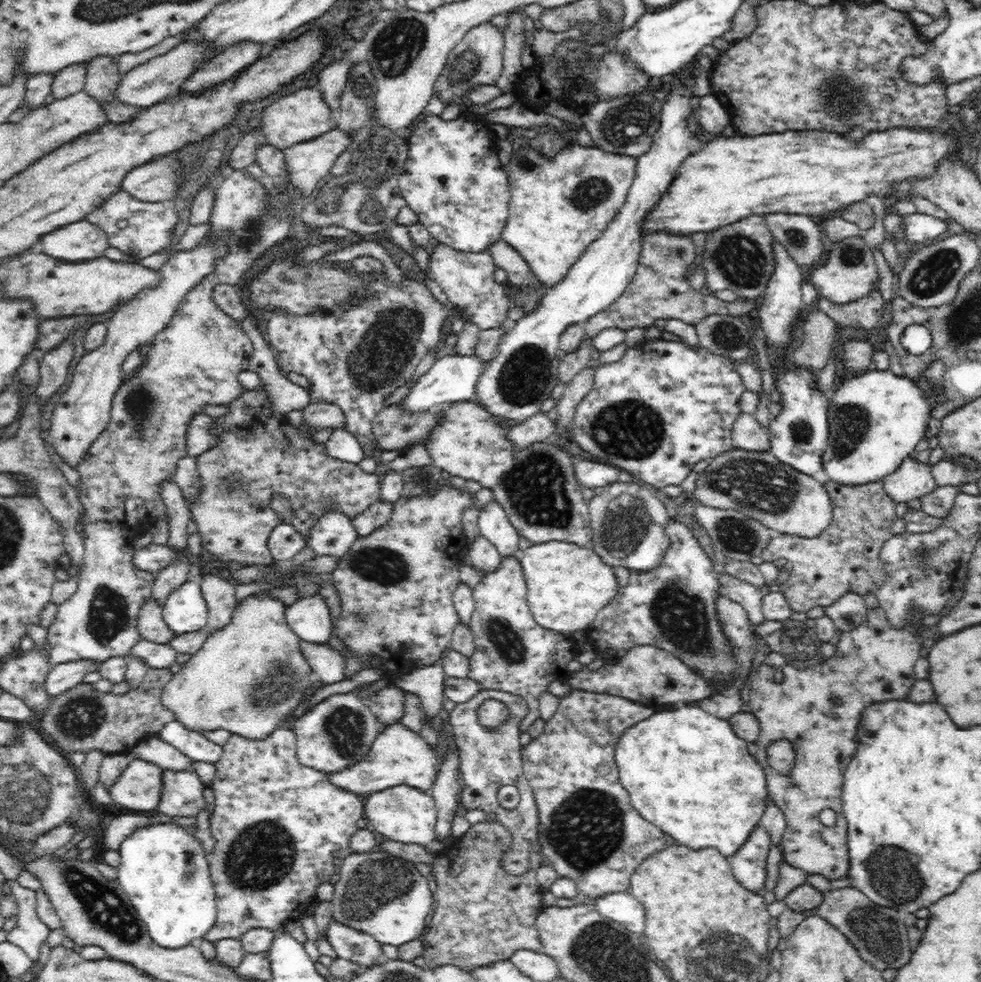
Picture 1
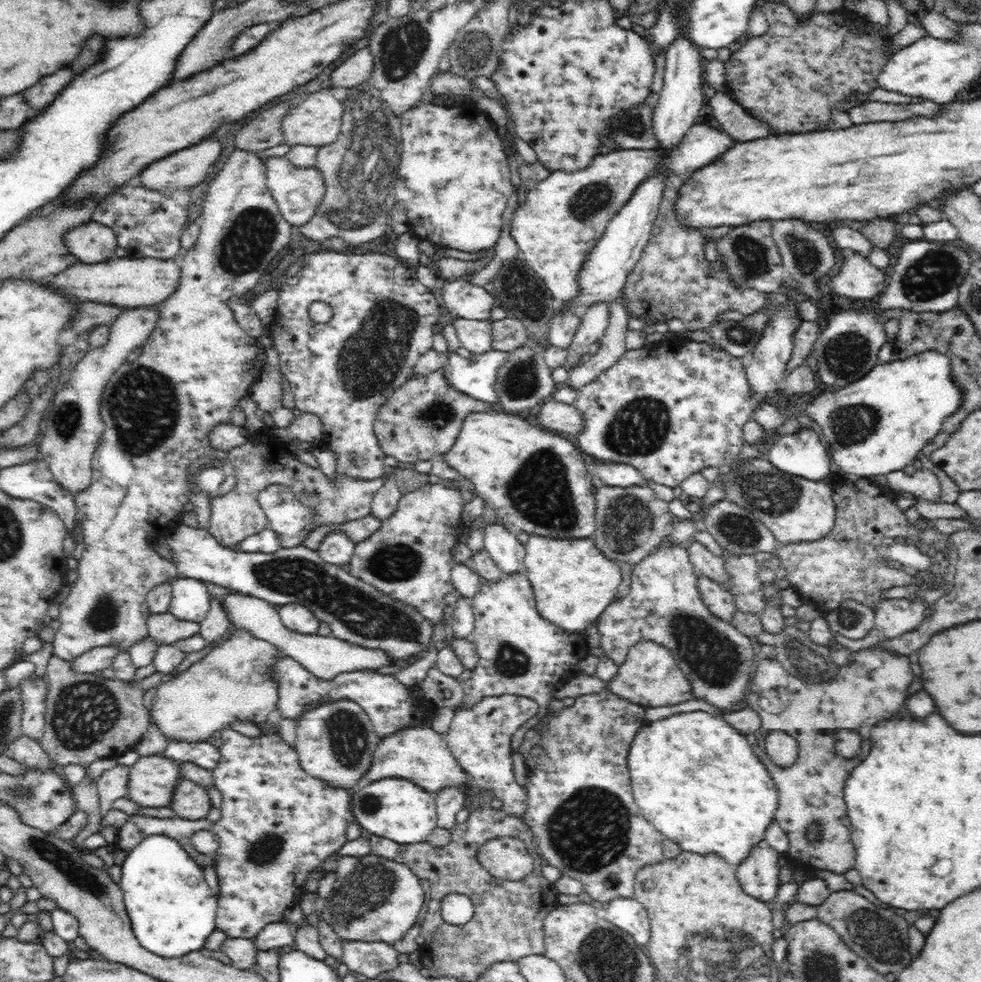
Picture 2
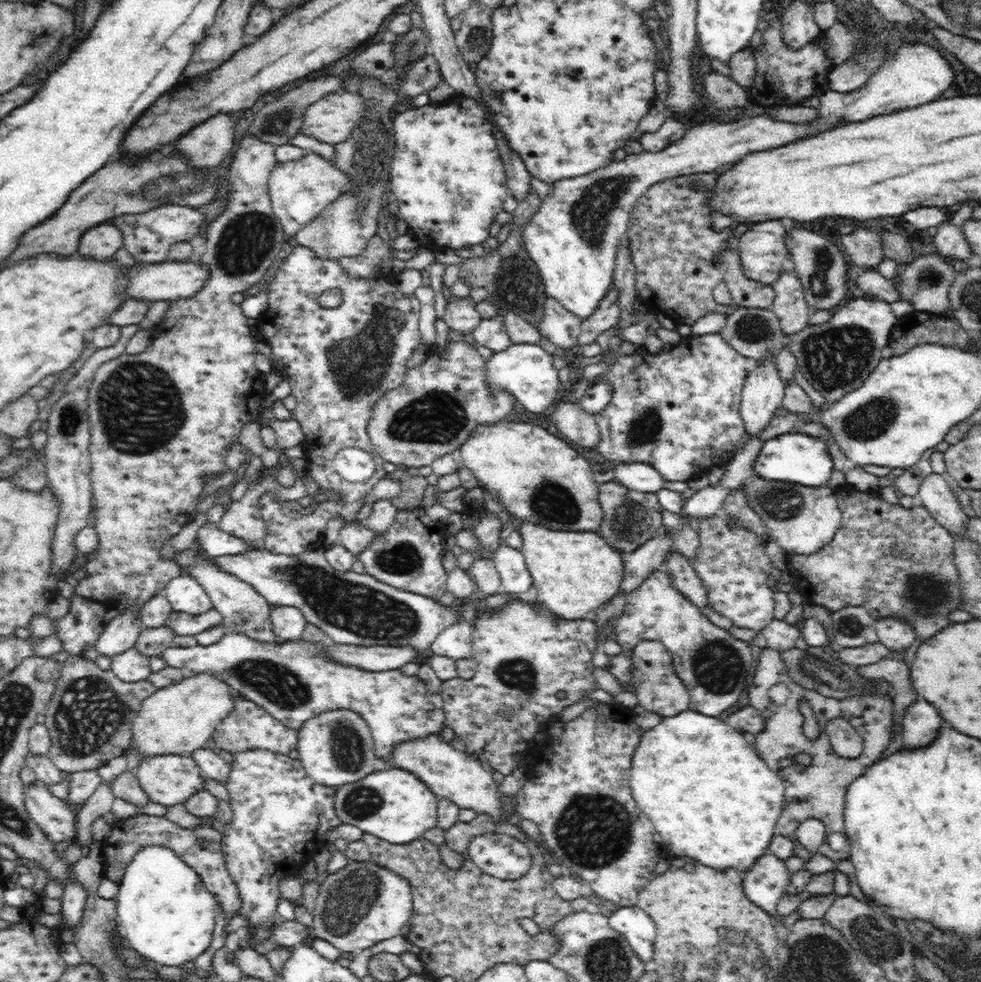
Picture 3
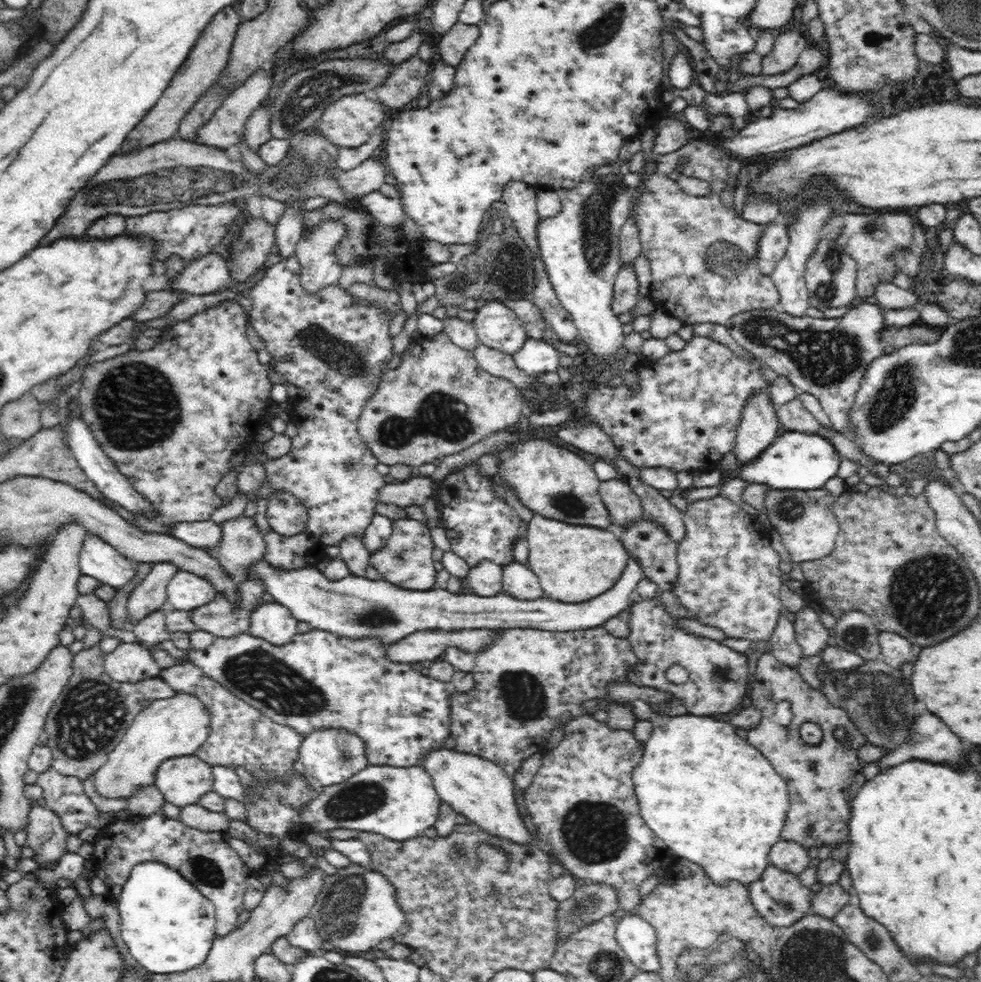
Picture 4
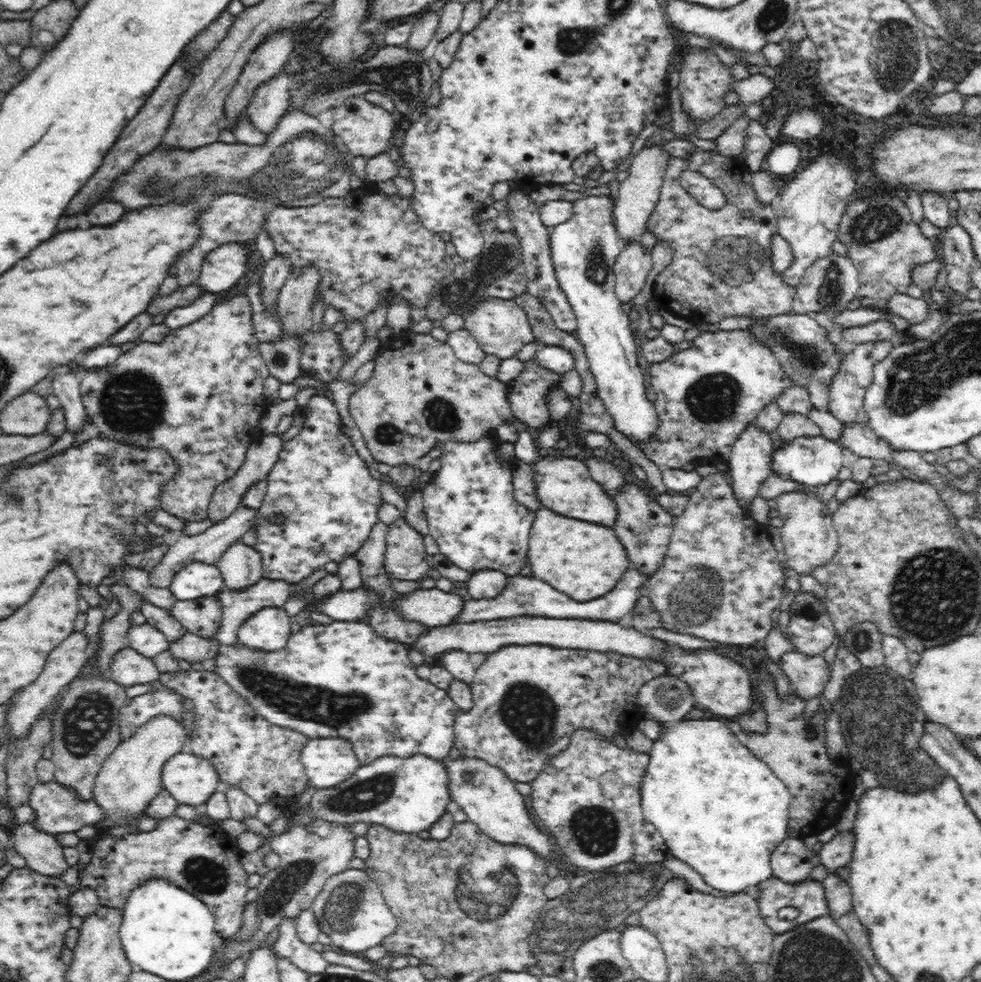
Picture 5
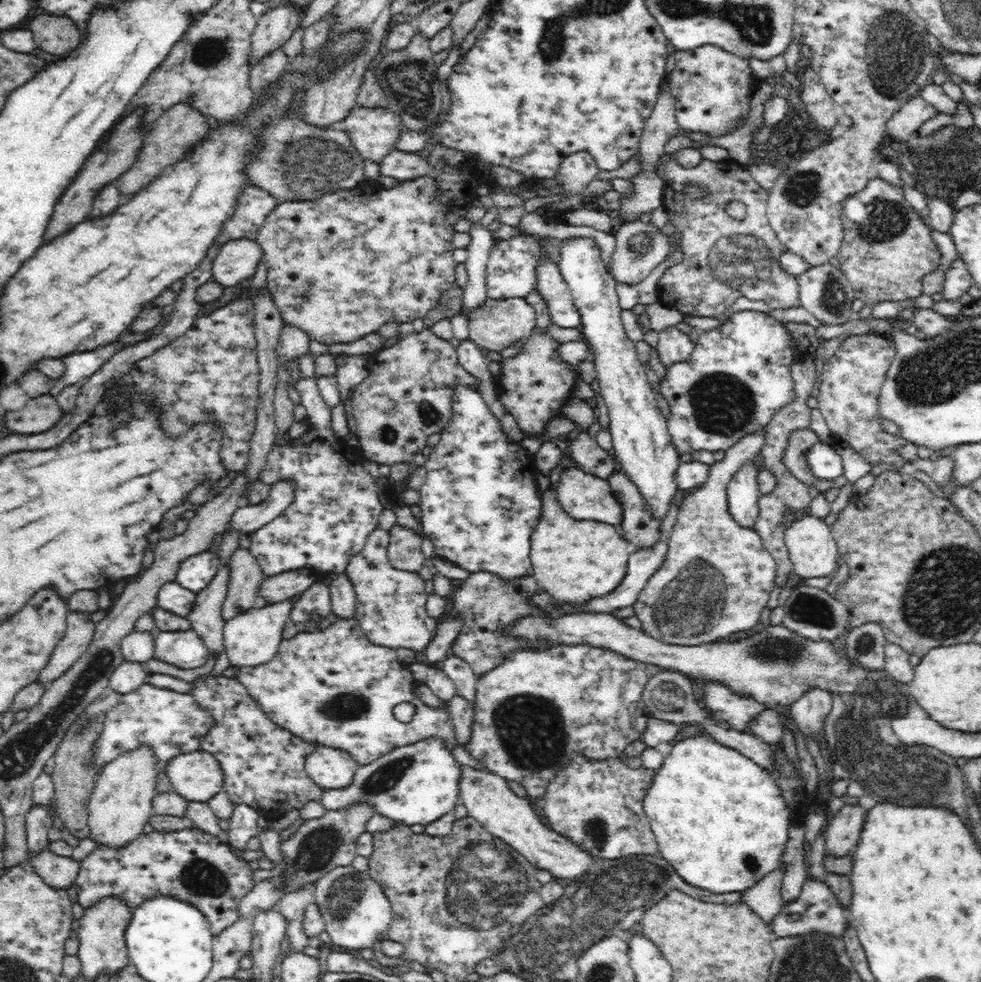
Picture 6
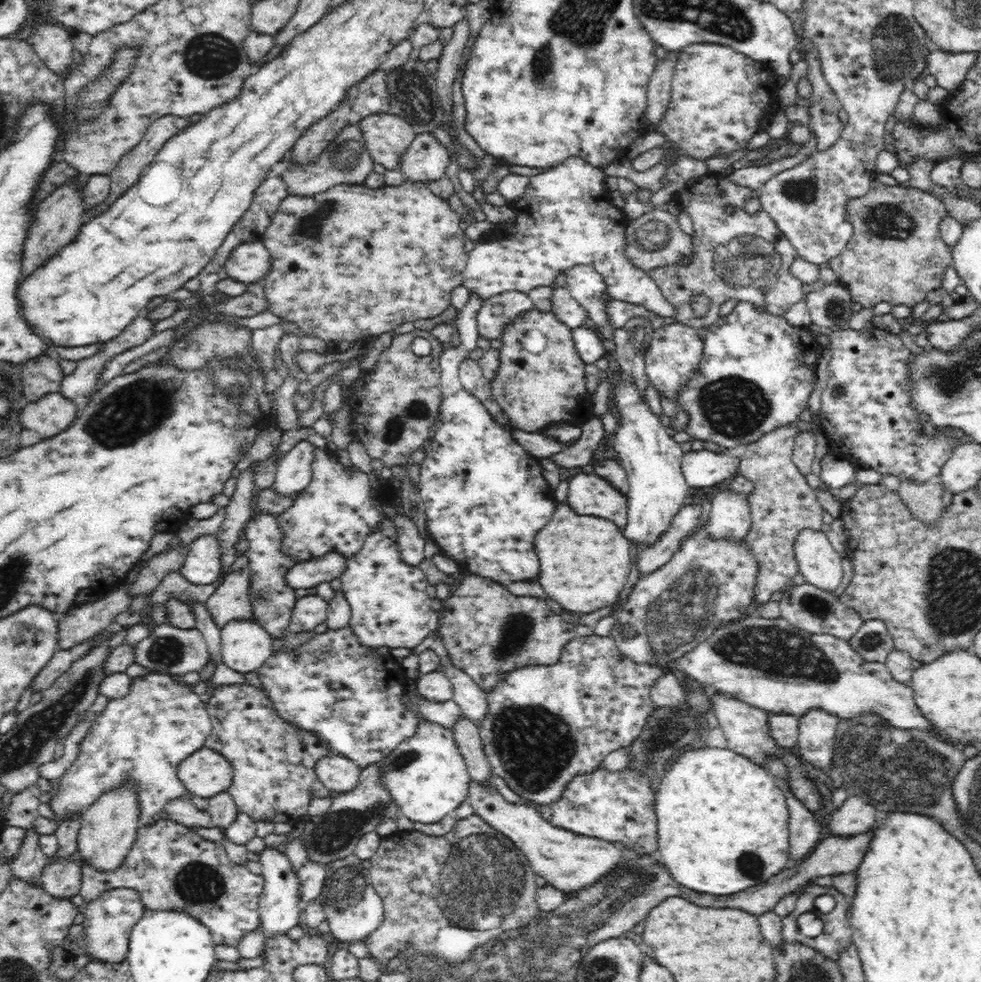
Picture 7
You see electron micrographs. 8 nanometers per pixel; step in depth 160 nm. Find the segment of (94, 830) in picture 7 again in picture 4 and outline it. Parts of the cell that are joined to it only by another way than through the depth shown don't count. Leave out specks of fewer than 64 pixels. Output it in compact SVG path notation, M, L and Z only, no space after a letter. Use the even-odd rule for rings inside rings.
M176 693L171 698L152 701L133 718L116 748L108 754L106 764L93 774L96 792L106 802L120 798L127 800L142 787L154 785L153 780L161 762L194 755L206 740L208 730L208 708L196 695Z

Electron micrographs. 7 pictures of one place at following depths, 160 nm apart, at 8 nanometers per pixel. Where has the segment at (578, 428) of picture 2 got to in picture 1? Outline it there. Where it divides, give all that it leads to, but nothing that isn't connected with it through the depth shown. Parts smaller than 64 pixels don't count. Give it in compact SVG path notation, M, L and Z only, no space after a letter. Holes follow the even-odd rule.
M539 411L532 418L524 422L513 424L507 432L508 441L512 442L516 449L527 449L528 446L540 440L551 440L557 430L557 422L553 411Z

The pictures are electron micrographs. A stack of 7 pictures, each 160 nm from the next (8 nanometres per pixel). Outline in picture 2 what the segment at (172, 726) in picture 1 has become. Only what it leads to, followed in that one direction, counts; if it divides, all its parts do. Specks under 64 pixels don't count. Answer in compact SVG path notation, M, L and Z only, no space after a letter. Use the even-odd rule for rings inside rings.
M170 741L163 755L170 756L180 763L194 763L208 770L218 766L220 760L220 751L208 741L197 743Z

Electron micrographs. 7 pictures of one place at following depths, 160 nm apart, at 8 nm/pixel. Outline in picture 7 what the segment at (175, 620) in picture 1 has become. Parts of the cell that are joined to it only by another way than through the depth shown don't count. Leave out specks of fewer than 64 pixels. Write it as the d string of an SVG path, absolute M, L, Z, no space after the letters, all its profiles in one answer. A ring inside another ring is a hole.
M215 534L201 535L189 546L184 566L180 568L182 576L196 585L212 584L221 576L222 544Z

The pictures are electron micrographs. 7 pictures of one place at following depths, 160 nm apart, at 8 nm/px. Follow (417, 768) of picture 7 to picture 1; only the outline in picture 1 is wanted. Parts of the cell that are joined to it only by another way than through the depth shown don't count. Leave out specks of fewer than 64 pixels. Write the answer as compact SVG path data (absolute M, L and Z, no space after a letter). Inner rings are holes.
M398 785L390 789L378 790L362 797L363 815L367 819L367 828L379 837L385 837L404 844L427 846L437 838L437 806L429 792L413 786Z

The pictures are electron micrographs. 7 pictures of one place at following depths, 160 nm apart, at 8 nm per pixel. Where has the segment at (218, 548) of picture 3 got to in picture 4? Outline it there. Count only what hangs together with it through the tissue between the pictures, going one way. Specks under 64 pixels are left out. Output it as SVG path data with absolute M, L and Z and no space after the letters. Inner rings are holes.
M196 521L196 522L176 522L171 529L166 530L166 534L173 538L182 540L192 547L202 549L217 549L221 542L220 525L214 521Z

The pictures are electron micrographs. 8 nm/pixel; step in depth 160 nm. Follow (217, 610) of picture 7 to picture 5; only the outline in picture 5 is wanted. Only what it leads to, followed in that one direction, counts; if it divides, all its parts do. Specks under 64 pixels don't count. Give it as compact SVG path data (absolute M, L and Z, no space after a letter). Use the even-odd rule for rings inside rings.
M244 538L232 543L215 564L221 571L226 591L248 590L264 578L263 556L252 542L244 542Z

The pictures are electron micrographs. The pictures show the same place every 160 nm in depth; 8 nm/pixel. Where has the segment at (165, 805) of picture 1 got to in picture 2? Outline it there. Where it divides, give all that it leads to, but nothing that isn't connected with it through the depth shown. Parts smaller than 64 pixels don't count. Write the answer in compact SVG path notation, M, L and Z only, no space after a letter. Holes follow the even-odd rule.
M182 780L176 788L170 807L179 818L185 820L207 819L210 809L213 808L207 789L192 780Z

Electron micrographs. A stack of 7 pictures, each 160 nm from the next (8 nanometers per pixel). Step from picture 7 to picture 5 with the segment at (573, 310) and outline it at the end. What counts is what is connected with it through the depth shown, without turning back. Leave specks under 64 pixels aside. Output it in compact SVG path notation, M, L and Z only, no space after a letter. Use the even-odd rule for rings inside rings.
M516 189L508 196L508 208L505 214L511 220L512 228L517 232L521 244L523 270L527 279L527 292L535 296L548 309L555 325L559 330L574 333L577 327L577 318L569 304L568 297L559 287L552 257L549 253L548 229L544 226L539 209L532 204L529 196L525 196L520 189Z

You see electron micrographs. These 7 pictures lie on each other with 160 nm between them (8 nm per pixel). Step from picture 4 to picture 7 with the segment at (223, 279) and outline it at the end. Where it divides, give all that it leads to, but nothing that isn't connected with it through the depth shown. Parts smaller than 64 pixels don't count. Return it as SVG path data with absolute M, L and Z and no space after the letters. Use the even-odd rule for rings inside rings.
M262 242L240 243L227 258L227 276L240 282L262 282L271 267L271 257Z

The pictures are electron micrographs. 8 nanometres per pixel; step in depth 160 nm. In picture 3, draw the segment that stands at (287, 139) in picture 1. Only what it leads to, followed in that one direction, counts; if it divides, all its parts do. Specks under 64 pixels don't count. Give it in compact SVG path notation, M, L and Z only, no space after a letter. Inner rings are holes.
M328 94L305 110L301 133L332 145L346 142L363 108L366 108L366 101L360 95Z

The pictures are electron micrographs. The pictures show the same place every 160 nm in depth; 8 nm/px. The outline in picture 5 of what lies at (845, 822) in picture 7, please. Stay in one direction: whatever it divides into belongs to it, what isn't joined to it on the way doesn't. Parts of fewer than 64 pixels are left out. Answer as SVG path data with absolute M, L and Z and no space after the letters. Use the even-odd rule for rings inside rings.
M853 829L841 830L827 842L824 842L819 850L821 863L829 869L830 874L840 866L848 864L853 854L855 844L855 832Z

